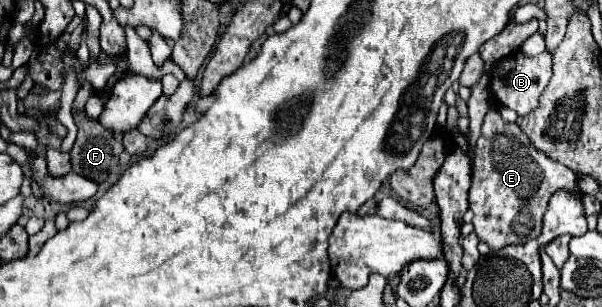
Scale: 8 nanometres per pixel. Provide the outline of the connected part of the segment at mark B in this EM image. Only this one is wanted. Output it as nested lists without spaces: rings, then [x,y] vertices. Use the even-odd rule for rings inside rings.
[[[521,53],[517,55],[511,55],[511,59],[505,59],[503,63],[497,63],[493,67],[493,73],[491,73],[491,93],[493,97],[517,111],[517,115],[527,115],[535,109],[535,103],[539,103],[539,95],[543,93],[543,87],[549,83],[551,79],[551,53],[541,53],[537,57],[525,57]]]

